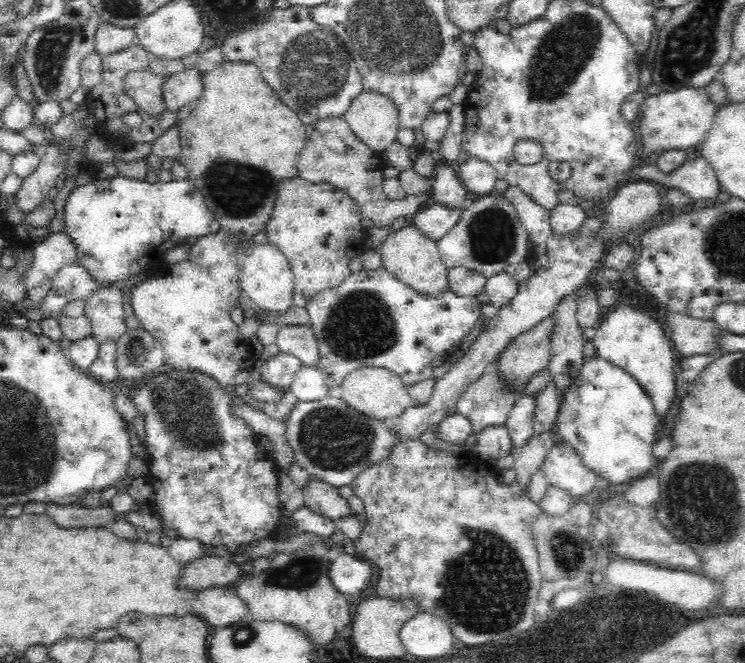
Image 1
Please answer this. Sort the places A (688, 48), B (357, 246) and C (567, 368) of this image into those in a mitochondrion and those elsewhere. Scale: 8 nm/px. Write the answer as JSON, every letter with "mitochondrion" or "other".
{"A":"mitochondrion","B":"other","C":"mitochondrion"}

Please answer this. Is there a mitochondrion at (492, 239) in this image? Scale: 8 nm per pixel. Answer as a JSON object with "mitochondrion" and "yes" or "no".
{"mitochondrion":"yes"}

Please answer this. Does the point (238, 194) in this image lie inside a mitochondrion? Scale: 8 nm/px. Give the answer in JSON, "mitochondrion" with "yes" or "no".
{"mitochondrion":"yes"}

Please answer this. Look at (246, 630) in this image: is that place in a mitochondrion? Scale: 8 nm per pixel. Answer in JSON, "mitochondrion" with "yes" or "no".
{"mitochondrion":"yes"}

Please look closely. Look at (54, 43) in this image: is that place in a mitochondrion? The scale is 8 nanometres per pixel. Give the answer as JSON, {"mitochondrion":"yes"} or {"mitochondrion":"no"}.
{"mitochondrion":"yes"}

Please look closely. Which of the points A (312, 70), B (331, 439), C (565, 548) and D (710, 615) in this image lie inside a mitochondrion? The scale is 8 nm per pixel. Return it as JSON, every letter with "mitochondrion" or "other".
{"A":"mitochondrion","B":"mitochondrion","C":"mitochondrion","D":"other"}

